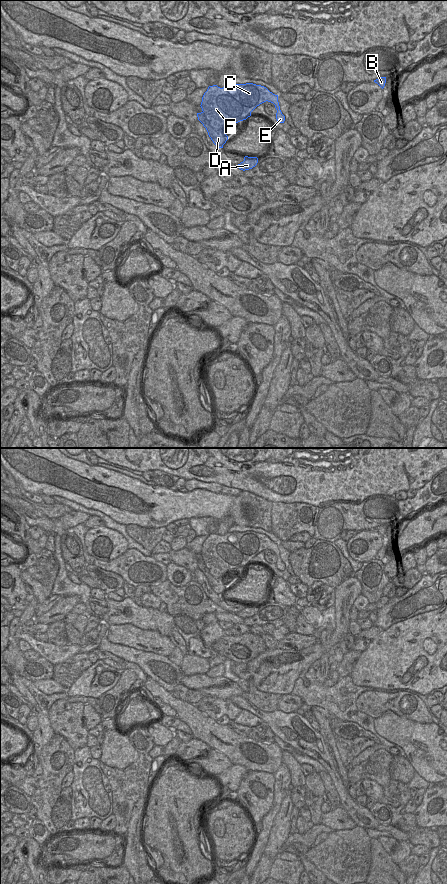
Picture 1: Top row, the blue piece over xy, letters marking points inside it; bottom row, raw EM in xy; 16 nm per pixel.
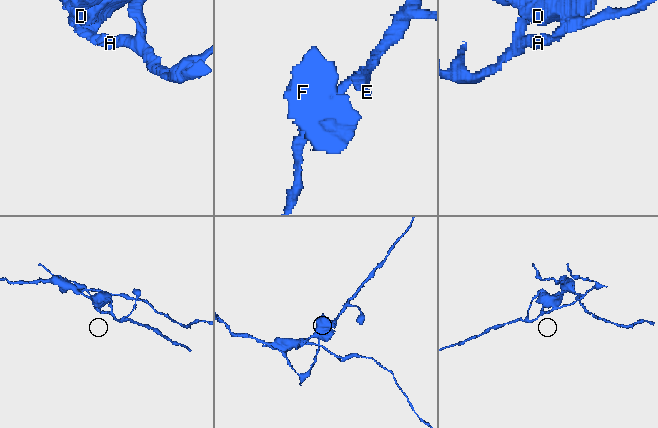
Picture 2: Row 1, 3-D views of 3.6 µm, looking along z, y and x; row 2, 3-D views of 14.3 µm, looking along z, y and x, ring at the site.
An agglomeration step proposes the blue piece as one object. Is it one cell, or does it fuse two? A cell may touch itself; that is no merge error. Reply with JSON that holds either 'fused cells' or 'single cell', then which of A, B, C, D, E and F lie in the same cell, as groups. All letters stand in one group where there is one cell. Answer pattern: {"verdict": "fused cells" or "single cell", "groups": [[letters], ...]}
{"verdict": "fused cells", "groups": [["A", "B", "C", "E", "F"], ["D"]]}

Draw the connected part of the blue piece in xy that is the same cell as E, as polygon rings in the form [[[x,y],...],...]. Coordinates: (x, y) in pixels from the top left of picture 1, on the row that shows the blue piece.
[[[253,83],[232,84],[223,88],[209,86],[200,106],[213,129],[227,131],[231,125],[250,117],[251,112],[266,101],[275,105],[276,119],[284,123],[285,116],[280,110],[278,95]]]

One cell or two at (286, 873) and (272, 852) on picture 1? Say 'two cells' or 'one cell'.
two cells

